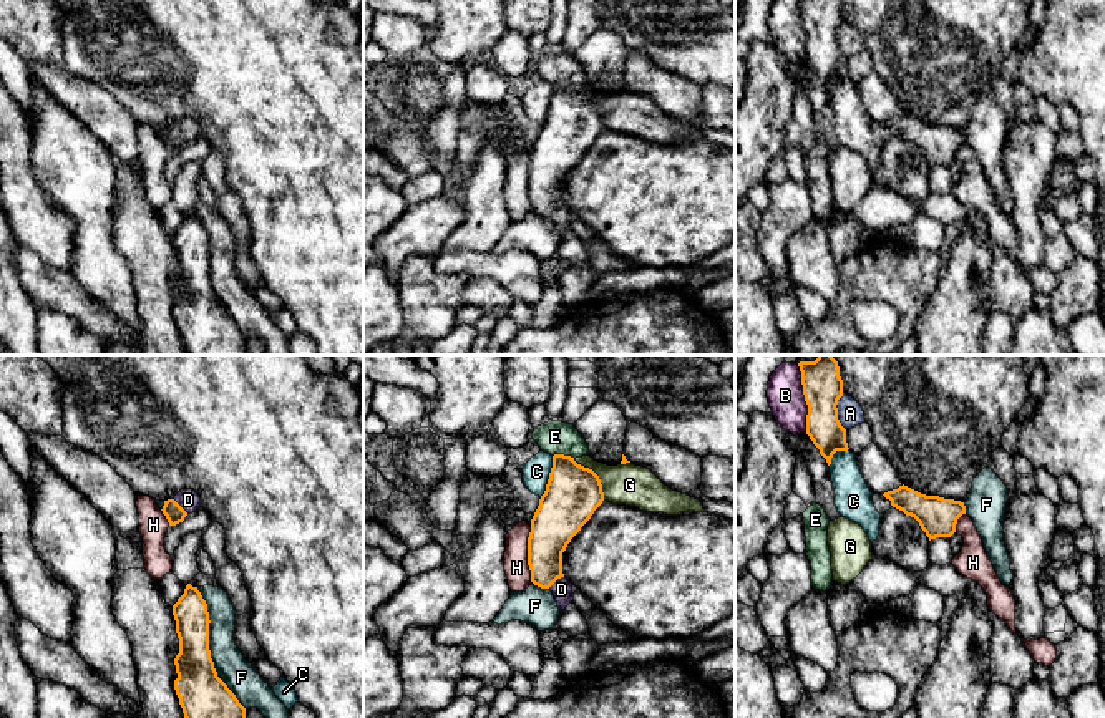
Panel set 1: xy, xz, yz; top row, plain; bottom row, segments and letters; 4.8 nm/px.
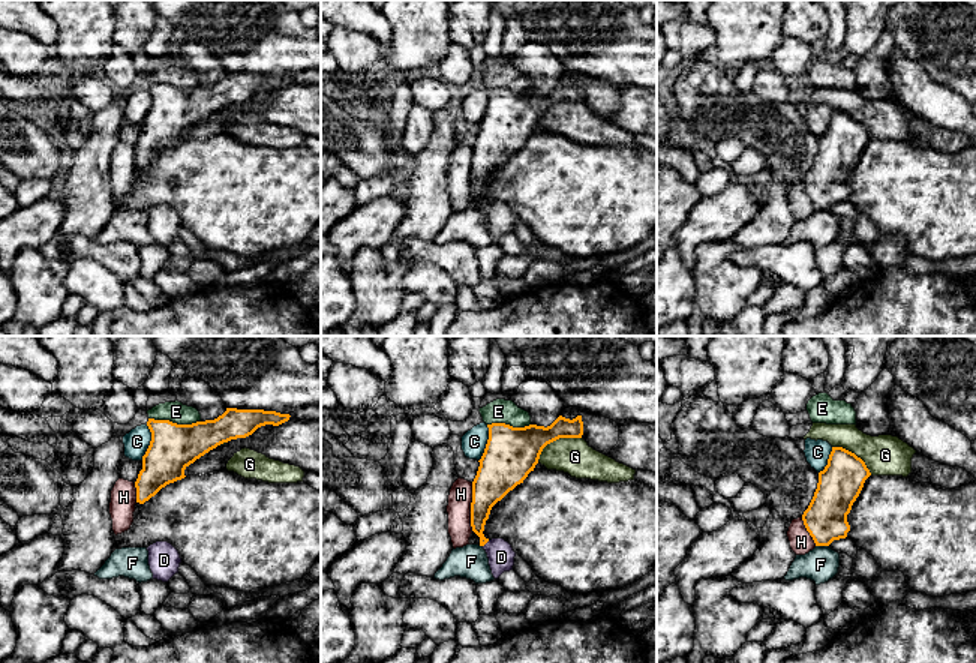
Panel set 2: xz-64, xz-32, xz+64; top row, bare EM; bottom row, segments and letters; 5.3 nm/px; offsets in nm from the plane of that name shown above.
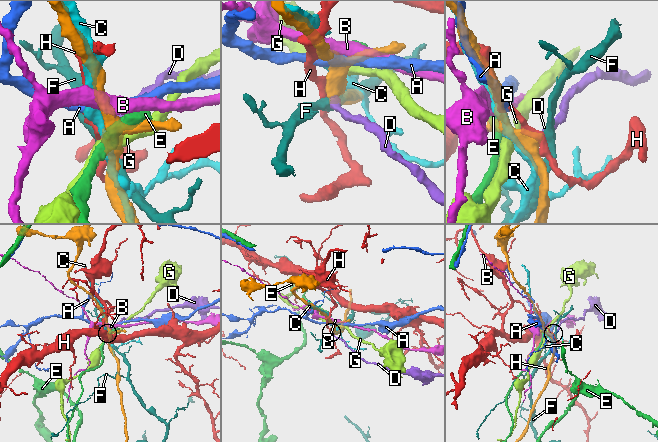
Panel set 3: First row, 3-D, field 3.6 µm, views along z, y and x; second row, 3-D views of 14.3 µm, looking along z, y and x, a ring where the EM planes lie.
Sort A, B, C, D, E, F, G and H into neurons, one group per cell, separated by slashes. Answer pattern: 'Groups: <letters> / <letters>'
Groups: A / B / C / D / E / F / G / H

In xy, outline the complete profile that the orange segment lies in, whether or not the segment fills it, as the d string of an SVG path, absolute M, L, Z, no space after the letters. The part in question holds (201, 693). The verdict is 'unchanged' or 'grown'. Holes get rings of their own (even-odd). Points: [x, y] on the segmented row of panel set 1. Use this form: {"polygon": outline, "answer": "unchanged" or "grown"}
{"polygon": "M186 585L173 605L179 653L174 690L184 718L246 718L246 708L217 677L209 650L209 612L197 587Z", "answer": "unchanged"}

